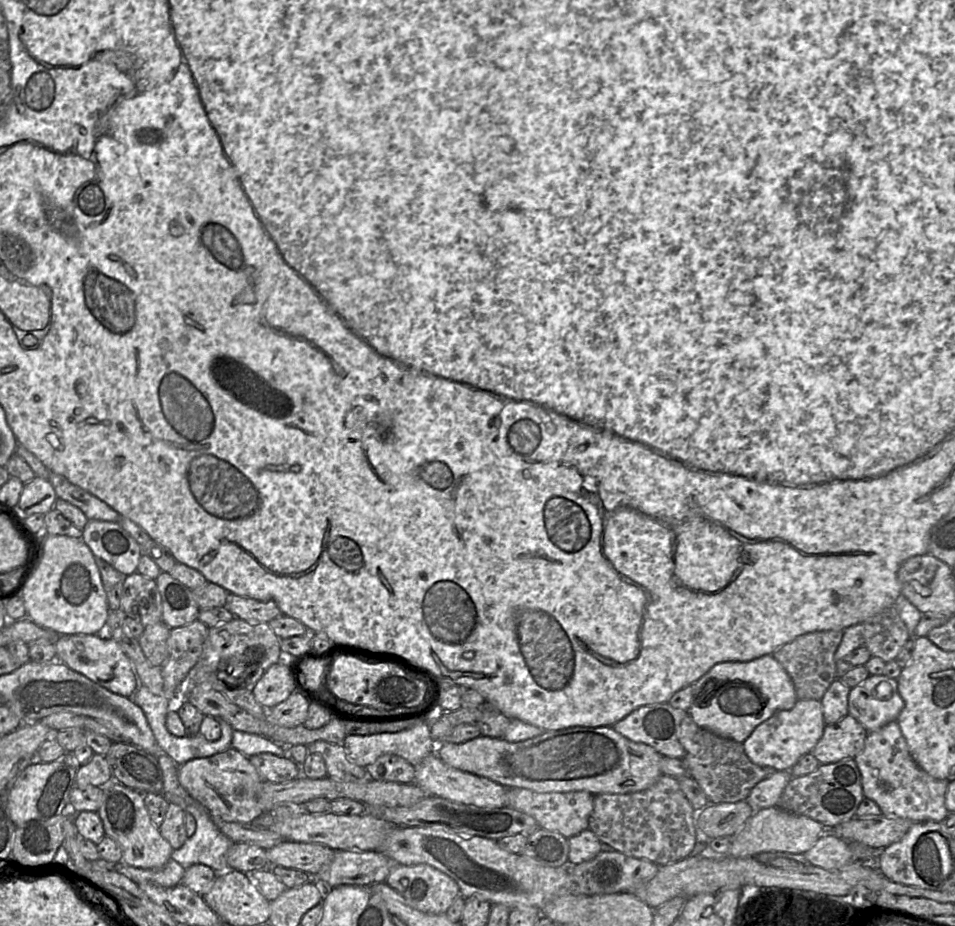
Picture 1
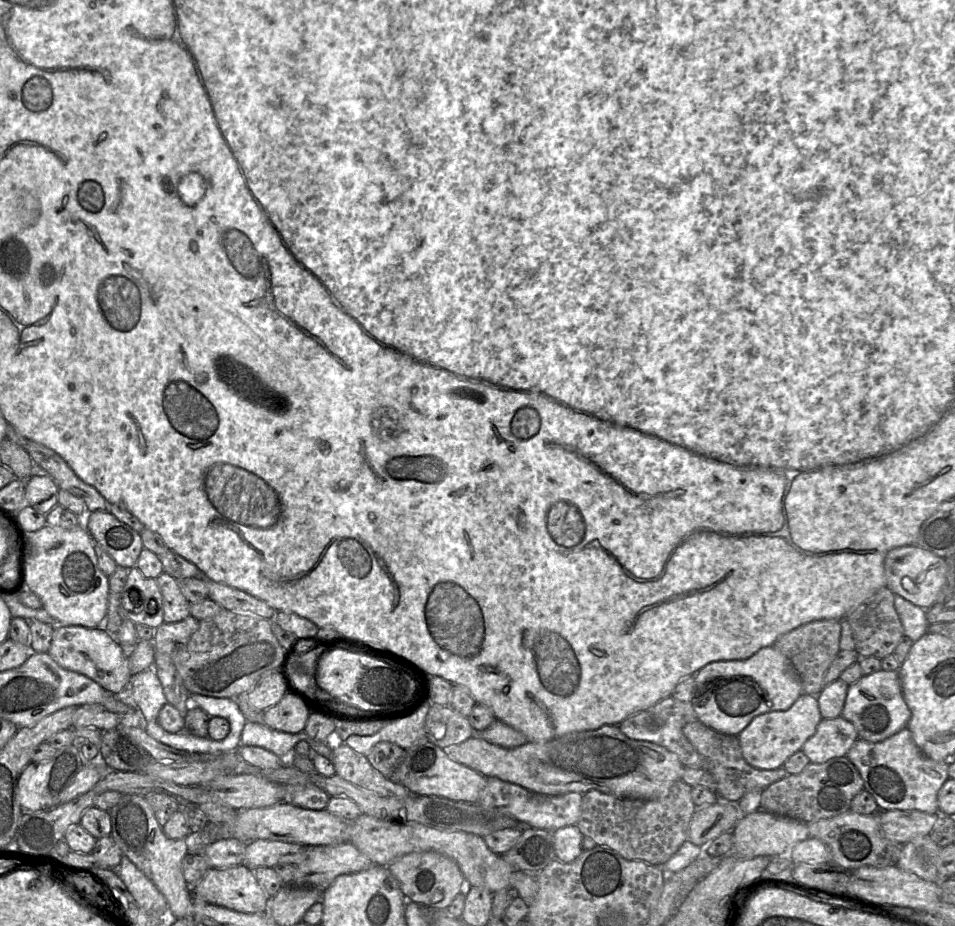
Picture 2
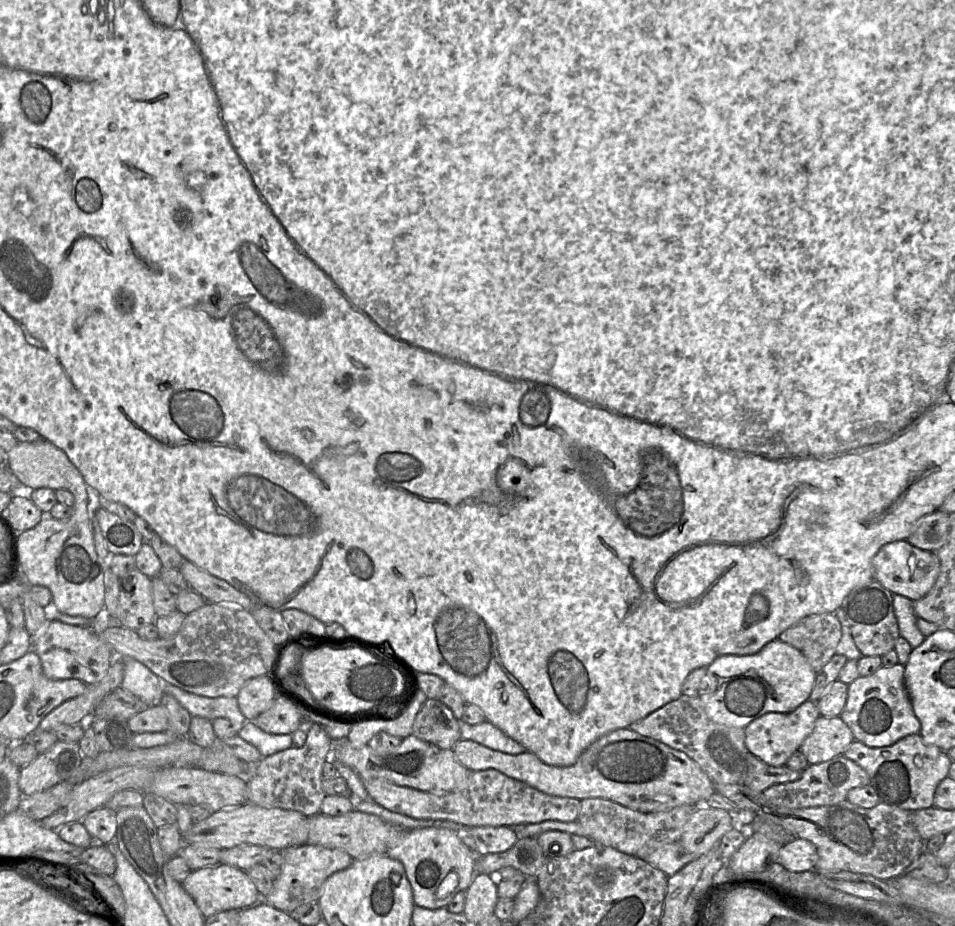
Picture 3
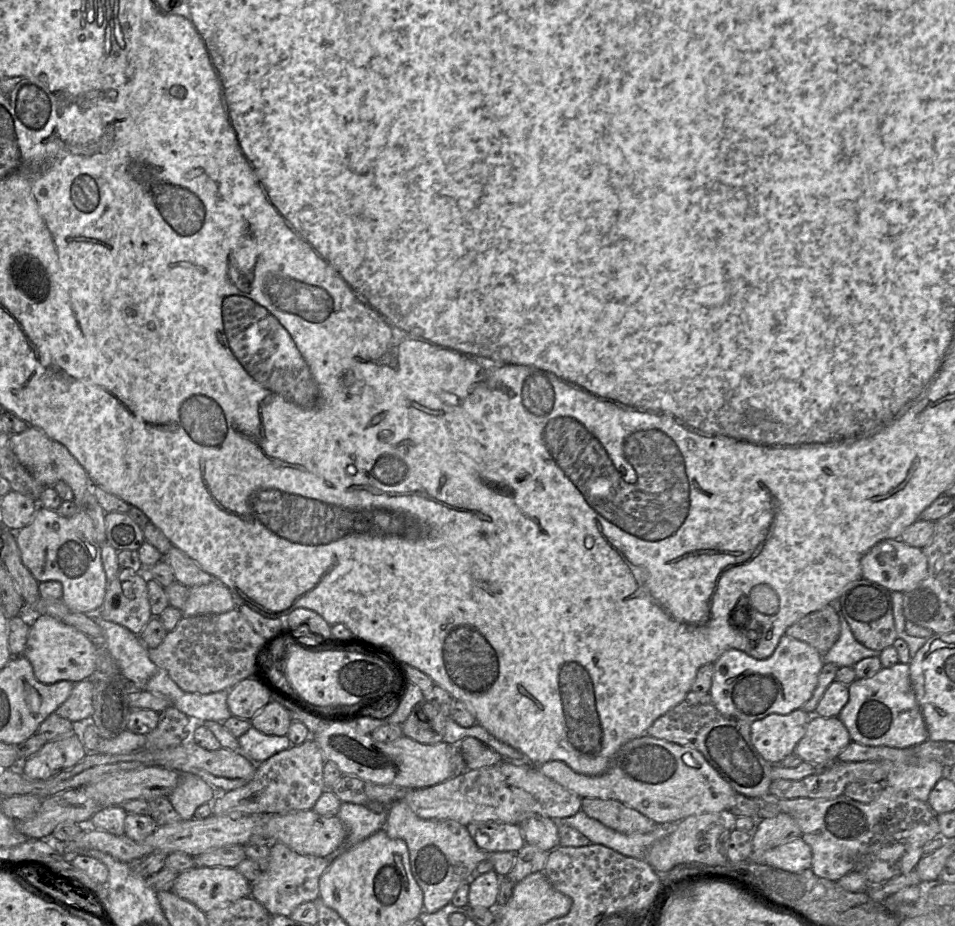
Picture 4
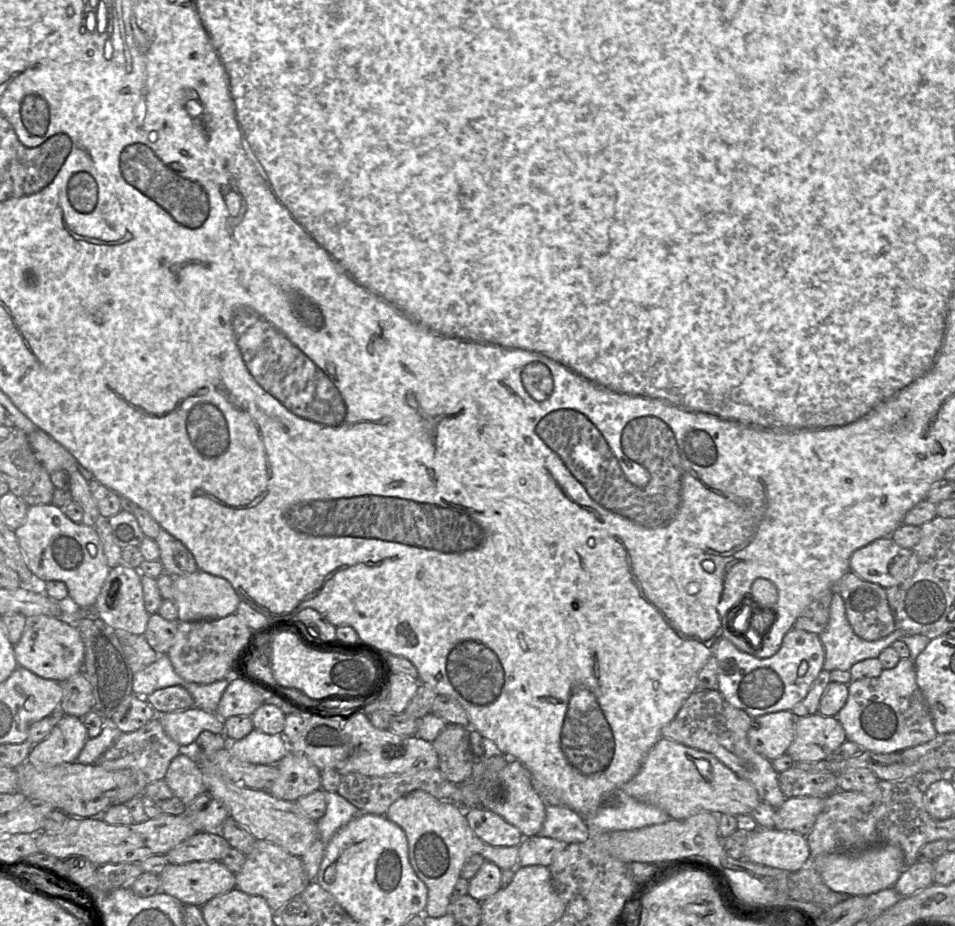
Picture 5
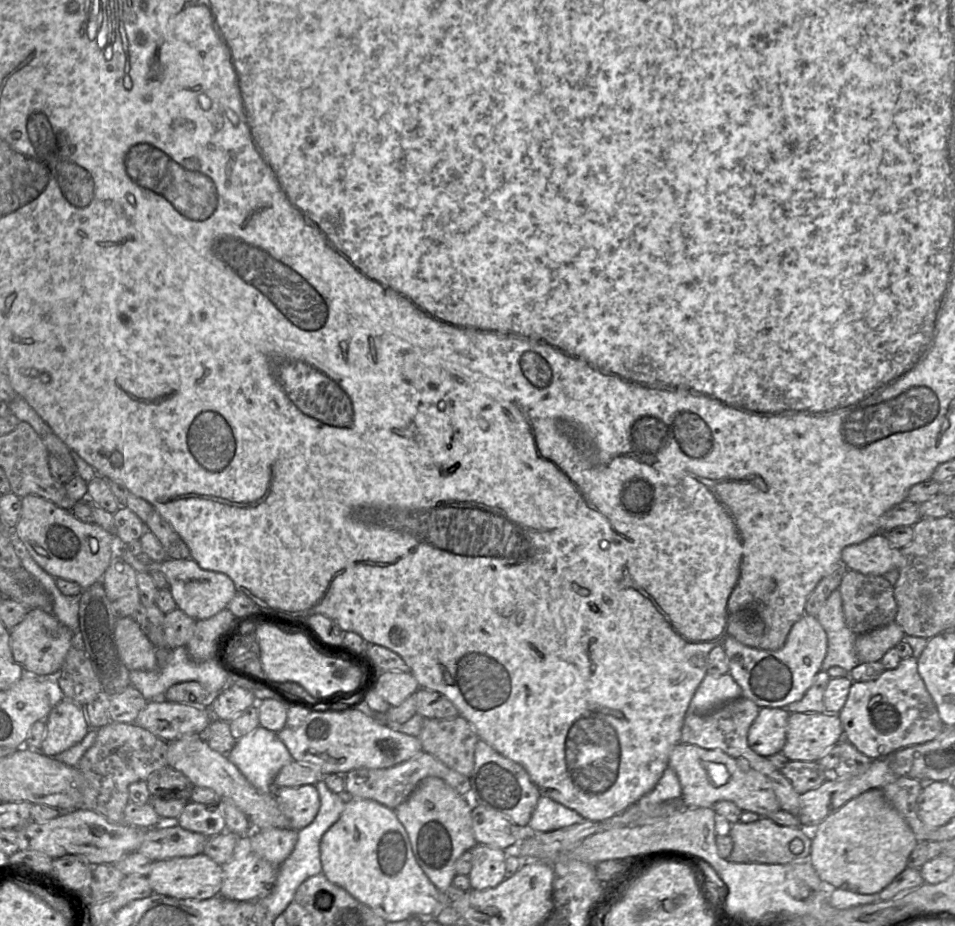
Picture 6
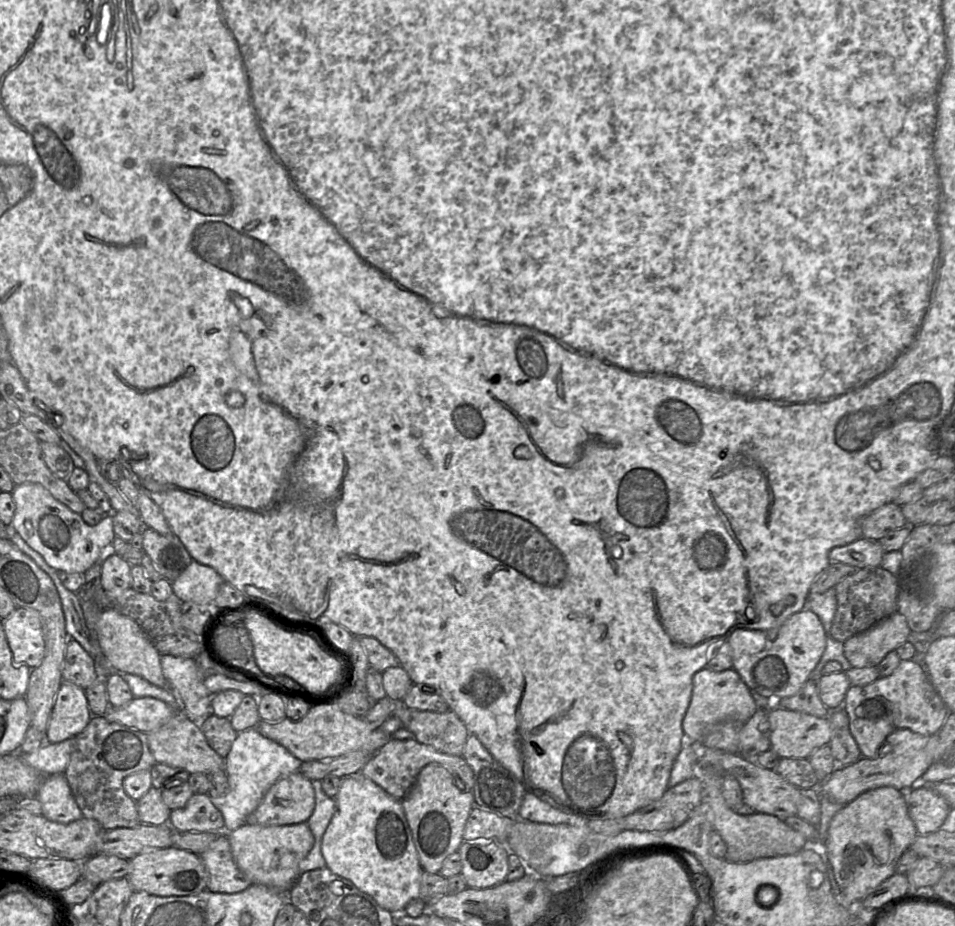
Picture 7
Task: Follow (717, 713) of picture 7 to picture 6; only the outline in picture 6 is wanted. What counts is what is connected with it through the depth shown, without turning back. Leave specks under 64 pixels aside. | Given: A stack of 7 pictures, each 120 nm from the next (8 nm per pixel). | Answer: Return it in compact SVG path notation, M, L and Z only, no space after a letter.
M729 673L721 676L706 674L696 689L686 714L707 713L740 697L742 690Z

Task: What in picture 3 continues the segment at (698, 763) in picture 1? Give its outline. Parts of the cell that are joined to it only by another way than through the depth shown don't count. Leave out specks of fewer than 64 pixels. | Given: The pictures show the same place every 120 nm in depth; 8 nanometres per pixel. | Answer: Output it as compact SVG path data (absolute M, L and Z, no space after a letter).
M747 753L747 772L742 784L754 792L762 793L774 784L793 782L801 775L800 770L791 770L785 765L770 766L753 754Z

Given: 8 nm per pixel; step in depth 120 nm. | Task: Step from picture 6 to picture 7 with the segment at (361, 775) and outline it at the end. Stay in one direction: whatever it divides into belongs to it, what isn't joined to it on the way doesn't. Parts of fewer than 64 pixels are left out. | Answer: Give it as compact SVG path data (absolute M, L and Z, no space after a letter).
M391 738L380 748L361 769L360 774L385 790L396 800L403 800L413 786L420 771L429 763L438 763L444 766L452 775L458 776L464 783L465 791L472 791L474 773L463 757L439 752L431 746L421 744L416 739Z

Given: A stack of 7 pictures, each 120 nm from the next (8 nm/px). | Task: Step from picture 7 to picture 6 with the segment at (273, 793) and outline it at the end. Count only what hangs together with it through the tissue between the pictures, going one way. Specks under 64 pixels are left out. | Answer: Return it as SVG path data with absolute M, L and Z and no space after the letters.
M315 785L275 788L274 793L292 829L299 831L315 819L320 808L320 797Z

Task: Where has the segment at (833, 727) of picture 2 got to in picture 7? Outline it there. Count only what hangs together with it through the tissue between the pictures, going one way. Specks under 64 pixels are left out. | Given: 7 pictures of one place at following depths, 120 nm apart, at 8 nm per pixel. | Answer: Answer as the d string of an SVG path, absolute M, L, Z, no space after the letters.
M779 706L768 711L771 729L771 750L780 758L806 758L822 746L828 745L831 738L829 717L817 717L805 712L783 709Z

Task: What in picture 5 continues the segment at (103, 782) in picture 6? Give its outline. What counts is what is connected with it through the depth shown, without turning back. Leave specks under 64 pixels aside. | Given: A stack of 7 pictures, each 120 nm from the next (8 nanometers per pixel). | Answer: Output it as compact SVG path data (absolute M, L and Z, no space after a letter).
M158 715L134 732L122 733L114 744L107 749L96 762L108 771L132 769L141 771L147 778L147 784L165 777L171 761L184 751L177 742L164 731Z

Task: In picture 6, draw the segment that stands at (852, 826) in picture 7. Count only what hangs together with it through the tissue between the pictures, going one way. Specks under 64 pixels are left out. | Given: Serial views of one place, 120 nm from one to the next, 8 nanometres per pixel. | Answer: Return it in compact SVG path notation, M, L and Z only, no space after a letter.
M870 789L848 801L812 830L810 863L830 887L859 894L876 894L907 868L907 860L918 843L903 817L888 803L882 789Z

